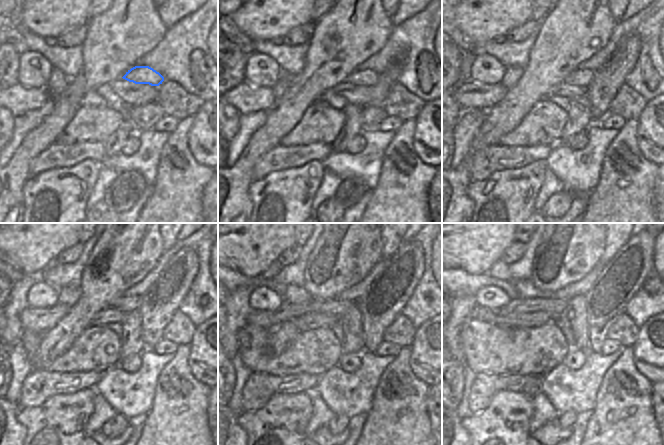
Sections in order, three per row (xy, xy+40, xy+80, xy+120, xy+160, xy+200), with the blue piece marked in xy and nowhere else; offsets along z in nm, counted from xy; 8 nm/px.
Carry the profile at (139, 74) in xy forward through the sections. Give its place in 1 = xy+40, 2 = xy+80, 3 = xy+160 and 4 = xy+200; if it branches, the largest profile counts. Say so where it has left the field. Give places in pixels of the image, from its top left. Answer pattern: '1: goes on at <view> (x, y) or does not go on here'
1: goes on at xy+40 (359, 77)
2: goes on at xy+80 (578, 77)
3: goes on at xy+160 (270, 319)
4: goes on at xy+200 (556, 307)

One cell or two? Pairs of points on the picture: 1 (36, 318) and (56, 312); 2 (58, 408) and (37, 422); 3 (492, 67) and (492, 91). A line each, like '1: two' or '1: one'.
1: one
2: one
3: two

